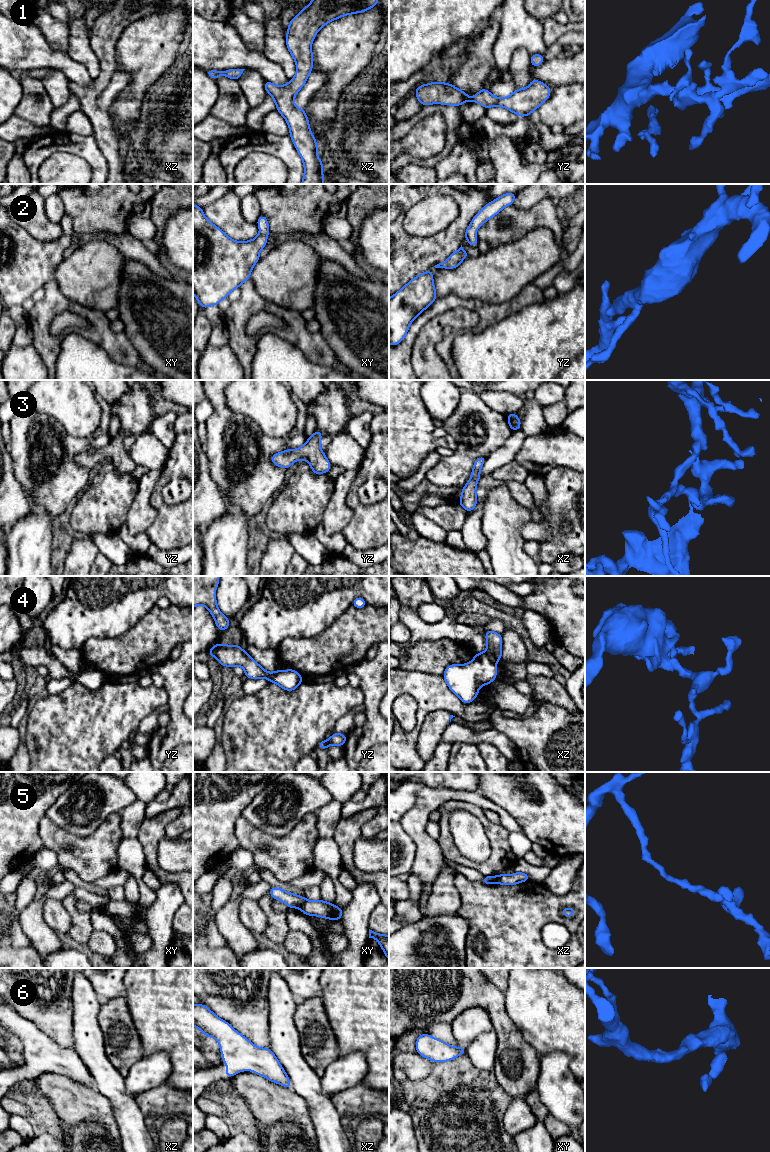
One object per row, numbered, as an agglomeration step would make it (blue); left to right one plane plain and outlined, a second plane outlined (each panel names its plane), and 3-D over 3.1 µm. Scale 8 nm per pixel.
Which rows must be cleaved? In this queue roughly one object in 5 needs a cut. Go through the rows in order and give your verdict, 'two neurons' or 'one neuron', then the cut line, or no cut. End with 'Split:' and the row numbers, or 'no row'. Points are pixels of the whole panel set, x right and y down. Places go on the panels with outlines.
1: one neuron | no cut
2: one neuron | no cut
3: one neuron | no cut
4: two neurons | xz (484, 652), (494, 662)
5: two neurons | xy (306, 900), (299, 908)
6: one neuron | no cut
Split: 4, 5

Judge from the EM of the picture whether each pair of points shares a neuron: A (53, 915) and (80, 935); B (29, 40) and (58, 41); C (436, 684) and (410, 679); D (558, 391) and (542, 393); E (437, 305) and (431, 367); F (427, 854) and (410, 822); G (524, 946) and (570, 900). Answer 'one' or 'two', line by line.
A: two
B: two
C: one
D: one
E: two
F: one
G: one

